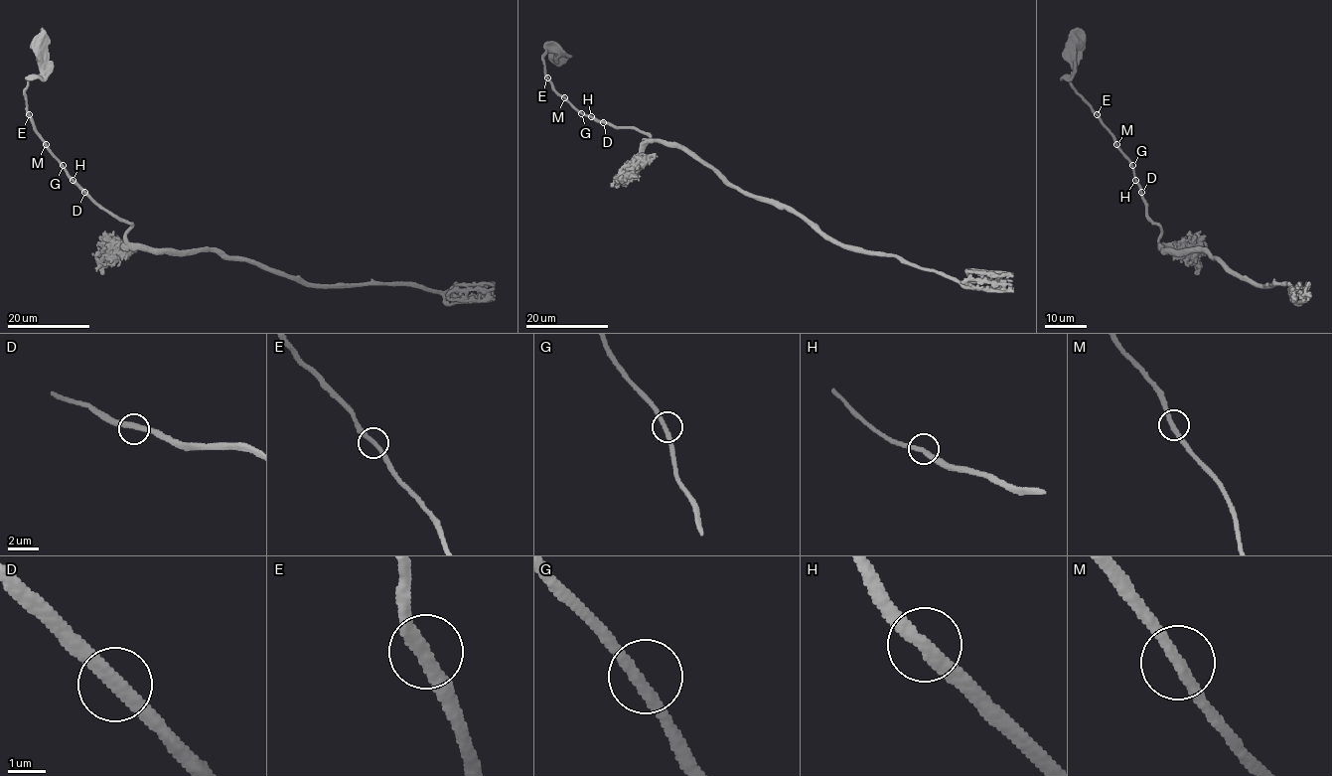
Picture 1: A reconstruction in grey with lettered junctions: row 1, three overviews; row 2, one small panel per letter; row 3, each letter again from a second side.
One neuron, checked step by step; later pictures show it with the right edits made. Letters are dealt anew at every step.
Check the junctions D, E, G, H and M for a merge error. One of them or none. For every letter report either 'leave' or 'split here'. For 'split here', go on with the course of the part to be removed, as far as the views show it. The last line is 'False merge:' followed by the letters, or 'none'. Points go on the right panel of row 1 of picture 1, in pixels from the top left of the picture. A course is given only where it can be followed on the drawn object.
D: leave
E: leave
G: leave
H: split here; course (1135, 180), (1133, 166), (1114, 138), (1073, 85), (1071, 79), (1078, 28)
M: leave
False merge: H

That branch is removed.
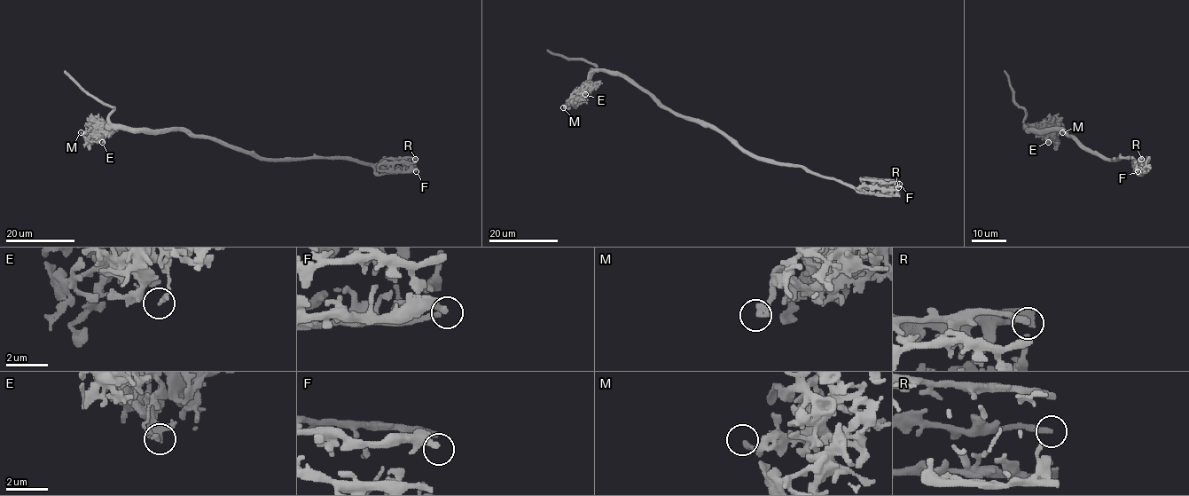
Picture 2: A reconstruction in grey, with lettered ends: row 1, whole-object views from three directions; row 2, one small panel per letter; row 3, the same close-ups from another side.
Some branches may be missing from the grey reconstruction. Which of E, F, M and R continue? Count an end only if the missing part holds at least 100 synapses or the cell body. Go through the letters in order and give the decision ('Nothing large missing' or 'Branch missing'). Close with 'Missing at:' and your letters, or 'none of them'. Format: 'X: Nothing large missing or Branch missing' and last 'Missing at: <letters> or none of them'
E: Nothing large missing
F: Nothing large missing
M: Nothing large missing
R: Nothing large missing
Missing at: none of them

